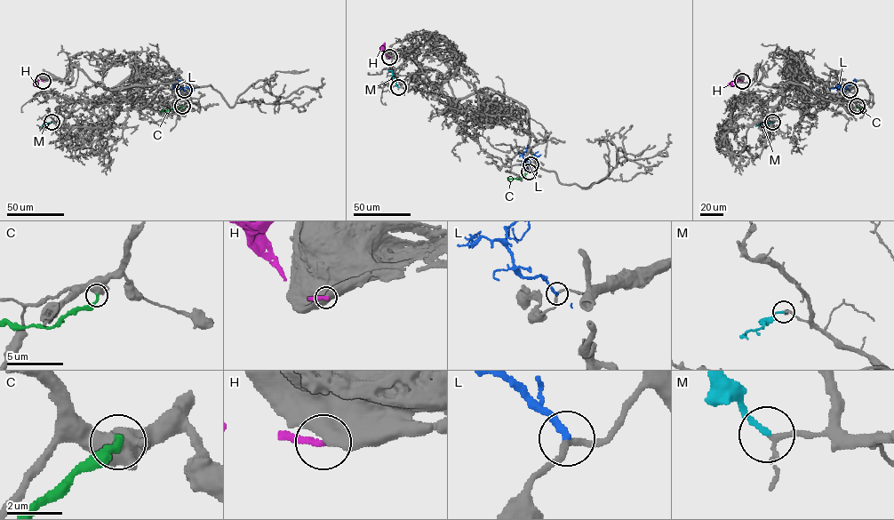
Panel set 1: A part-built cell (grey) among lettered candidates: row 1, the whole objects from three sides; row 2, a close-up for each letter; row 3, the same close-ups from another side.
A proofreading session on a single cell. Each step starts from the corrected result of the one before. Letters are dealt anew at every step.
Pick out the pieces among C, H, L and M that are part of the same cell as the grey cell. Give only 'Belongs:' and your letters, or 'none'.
Belongs: M

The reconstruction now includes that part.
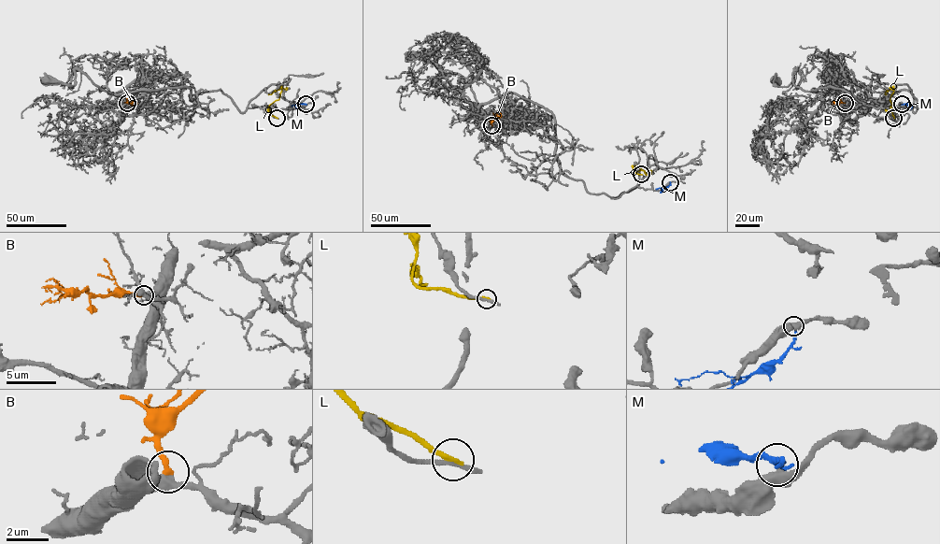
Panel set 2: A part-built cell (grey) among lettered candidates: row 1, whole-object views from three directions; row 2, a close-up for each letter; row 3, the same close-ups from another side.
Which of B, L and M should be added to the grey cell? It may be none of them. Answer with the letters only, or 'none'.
B

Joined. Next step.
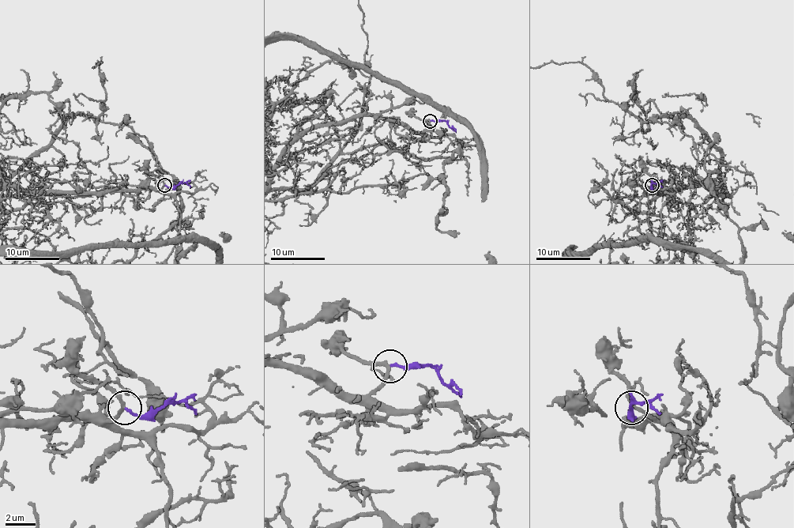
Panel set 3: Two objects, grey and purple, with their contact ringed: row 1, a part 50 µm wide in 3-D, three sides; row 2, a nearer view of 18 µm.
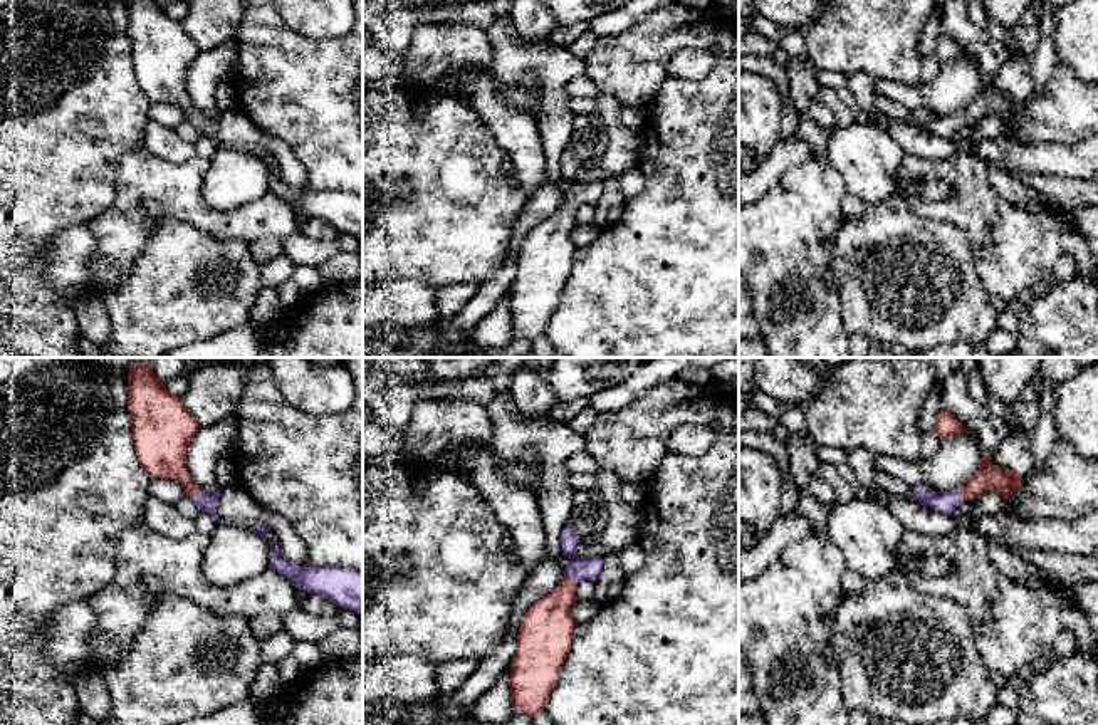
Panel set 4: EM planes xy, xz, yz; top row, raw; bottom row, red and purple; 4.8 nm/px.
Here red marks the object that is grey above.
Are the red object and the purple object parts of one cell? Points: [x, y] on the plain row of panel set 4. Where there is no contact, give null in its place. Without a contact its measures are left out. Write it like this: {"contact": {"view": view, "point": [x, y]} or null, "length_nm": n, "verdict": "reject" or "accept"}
{"contact": {"view": "xz", "point": [571, 202]}, "length_nm": 80, "verdict": "accept"}

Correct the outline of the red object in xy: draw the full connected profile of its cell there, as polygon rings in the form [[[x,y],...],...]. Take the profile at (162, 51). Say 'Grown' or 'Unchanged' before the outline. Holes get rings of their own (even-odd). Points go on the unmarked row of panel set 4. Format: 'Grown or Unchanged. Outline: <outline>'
Grown. Outline: [[[128,0],[128,17],[134,74],[149,102],[181,107],[203,138],[223,148],[217,138],[220,114],[200,114],[188,97],[186,74],[201,50],[181,22],[171,18],[156,0]]]

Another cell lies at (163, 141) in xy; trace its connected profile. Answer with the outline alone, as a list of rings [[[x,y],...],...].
[[[154,121],[146,126],[143,148],[168,163],[185,163],[195,156],[195,146],[181,139],[175,128]]]

